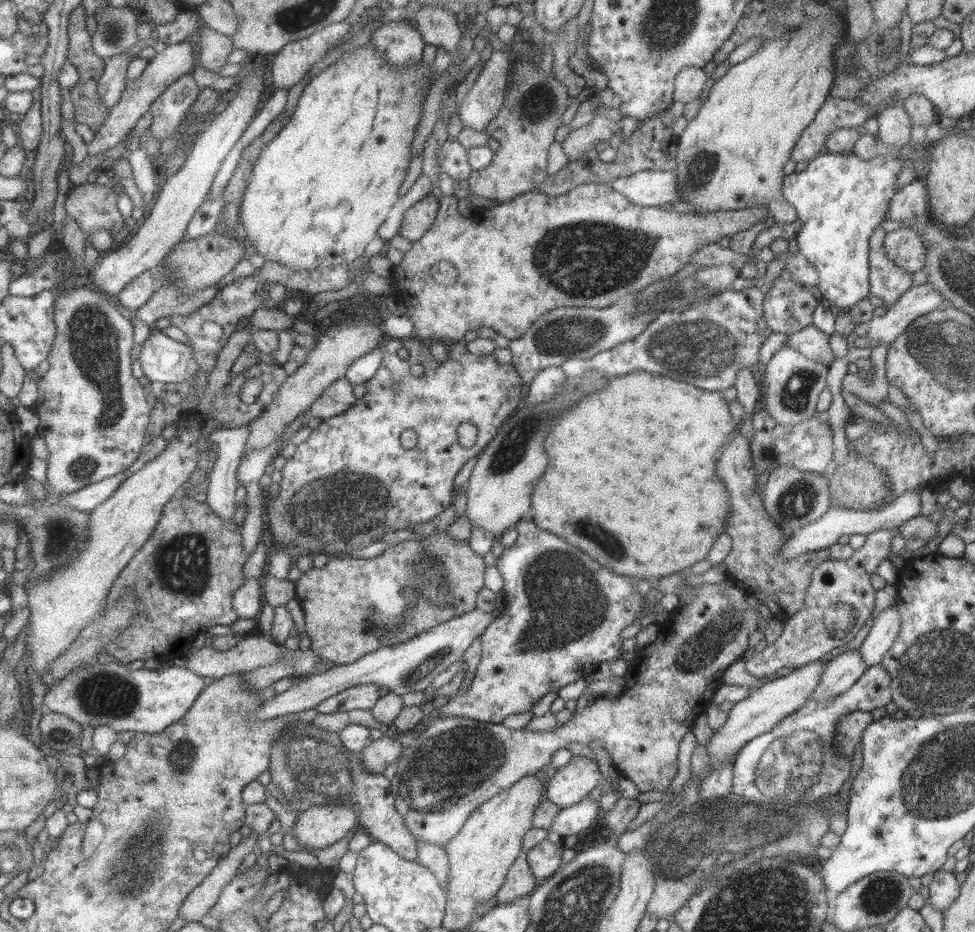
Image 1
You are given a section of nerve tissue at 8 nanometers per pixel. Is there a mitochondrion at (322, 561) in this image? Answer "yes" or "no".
yes

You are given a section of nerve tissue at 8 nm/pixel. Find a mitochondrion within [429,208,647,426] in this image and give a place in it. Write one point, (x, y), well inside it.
(562, 335)

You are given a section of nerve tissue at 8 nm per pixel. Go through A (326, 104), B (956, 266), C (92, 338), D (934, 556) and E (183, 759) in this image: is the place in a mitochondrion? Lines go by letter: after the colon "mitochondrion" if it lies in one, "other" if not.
A: other
B: mitochondrion
C: mitochondrion
D: other
E: mitochondrion

